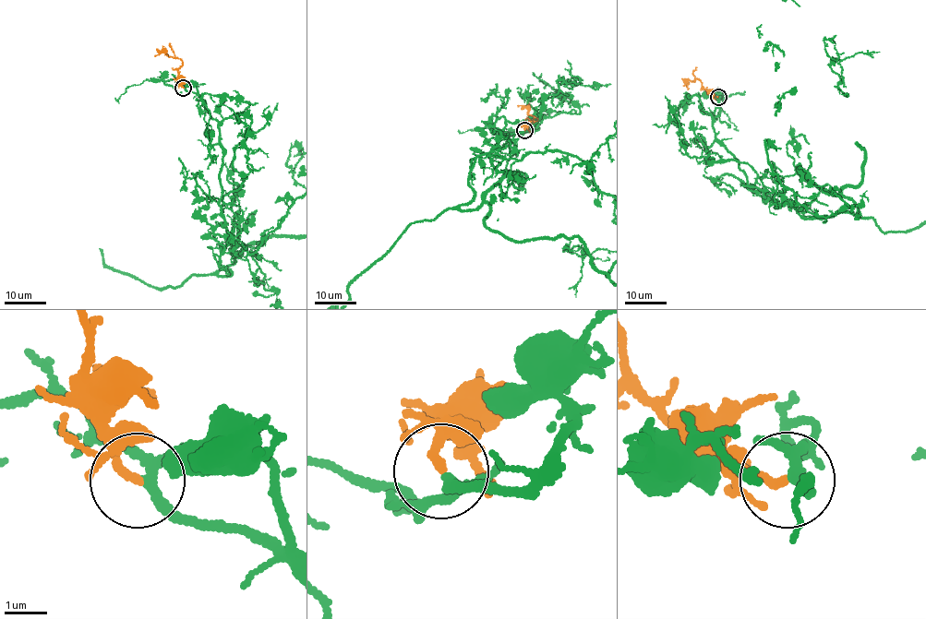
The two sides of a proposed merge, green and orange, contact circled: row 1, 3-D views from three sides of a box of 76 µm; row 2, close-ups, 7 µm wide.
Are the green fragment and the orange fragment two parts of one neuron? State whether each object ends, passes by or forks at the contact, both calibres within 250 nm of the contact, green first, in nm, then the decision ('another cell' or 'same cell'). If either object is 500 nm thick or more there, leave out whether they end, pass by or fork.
green forks there; orange ends there; 200 nm thick on the green side, 190 nm on the other; same cell

